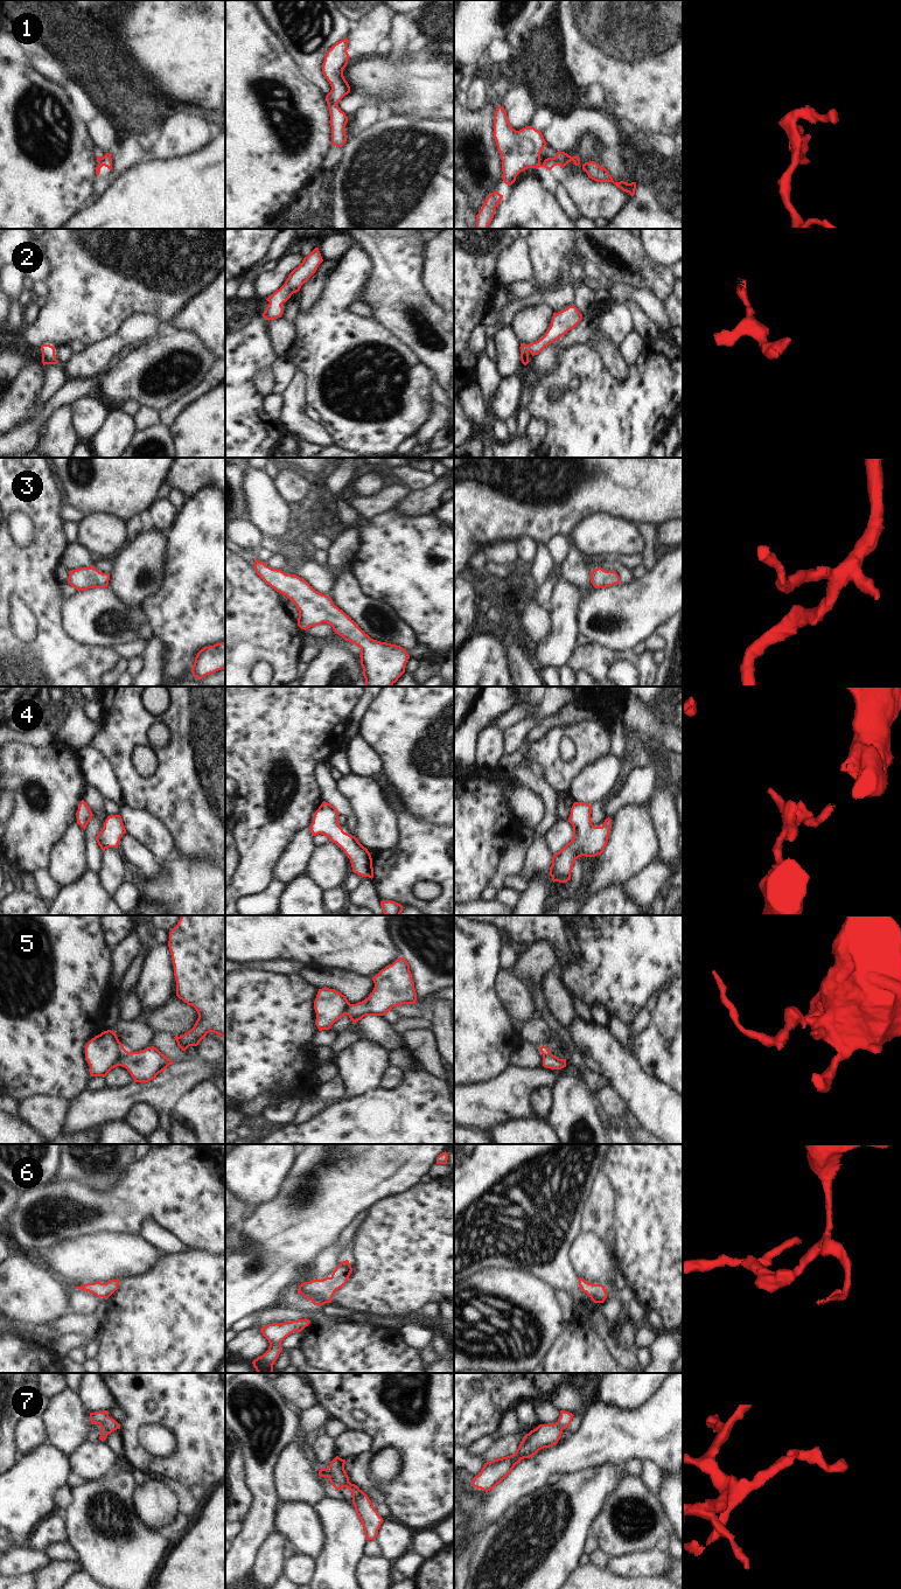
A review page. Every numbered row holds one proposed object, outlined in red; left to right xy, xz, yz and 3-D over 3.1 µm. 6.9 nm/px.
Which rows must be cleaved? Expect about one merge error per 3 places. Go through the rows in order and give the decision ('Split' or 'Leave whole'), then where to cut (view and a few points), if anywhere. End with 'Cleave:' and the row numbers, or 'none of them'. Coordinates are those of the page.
1: Split. Split along xz (327, 95), (336, 104)
2: Leave whole. No split
3: Leave whole. No split
4: Leave whole. No split
5: Split. Split along xy (125, 1050), (119, 1065)
6: Leave whole. No split
7: Leave whole. No split
Cleave: 1, 5

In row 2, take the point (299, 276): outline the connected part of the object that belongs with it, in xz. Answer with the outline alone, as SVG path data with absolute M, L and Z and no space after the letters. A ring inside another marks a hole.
M315 248L307 257L303 258L302 263L289 273L285 284L266 299L270 304L263 313L265 320L274 320L281 318L284 313L284 307L281 305L286 302L293 293L300 291L301 286L316 272L319 265L322 262L323 259L321 257L319 248Z

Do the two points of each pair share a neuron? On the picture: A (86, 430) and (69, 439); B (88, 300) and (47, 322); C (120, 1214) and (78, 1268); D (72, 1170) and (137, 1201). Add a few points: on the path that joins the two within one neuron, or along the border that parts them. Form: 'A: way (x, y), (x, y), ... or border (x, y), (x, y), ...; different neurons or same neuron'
A: border (70, 409), (71, 424), (79, 440); different neurons
B: way (77, 307), (57, 322); same neuron
C: border (133, 1234), (88, 1233), (79, 1236); different neurons
D: border (127, 1169), (117, 1183), (100, 1191), (81, 1183); different neurons

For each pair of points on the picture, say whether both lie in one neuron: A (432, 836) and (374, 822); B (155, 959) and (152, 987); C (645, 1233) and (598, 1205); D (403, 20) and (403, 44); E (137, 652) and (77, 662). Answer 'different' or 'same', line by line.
A: different
B: same
C: different
D: same
E: different

